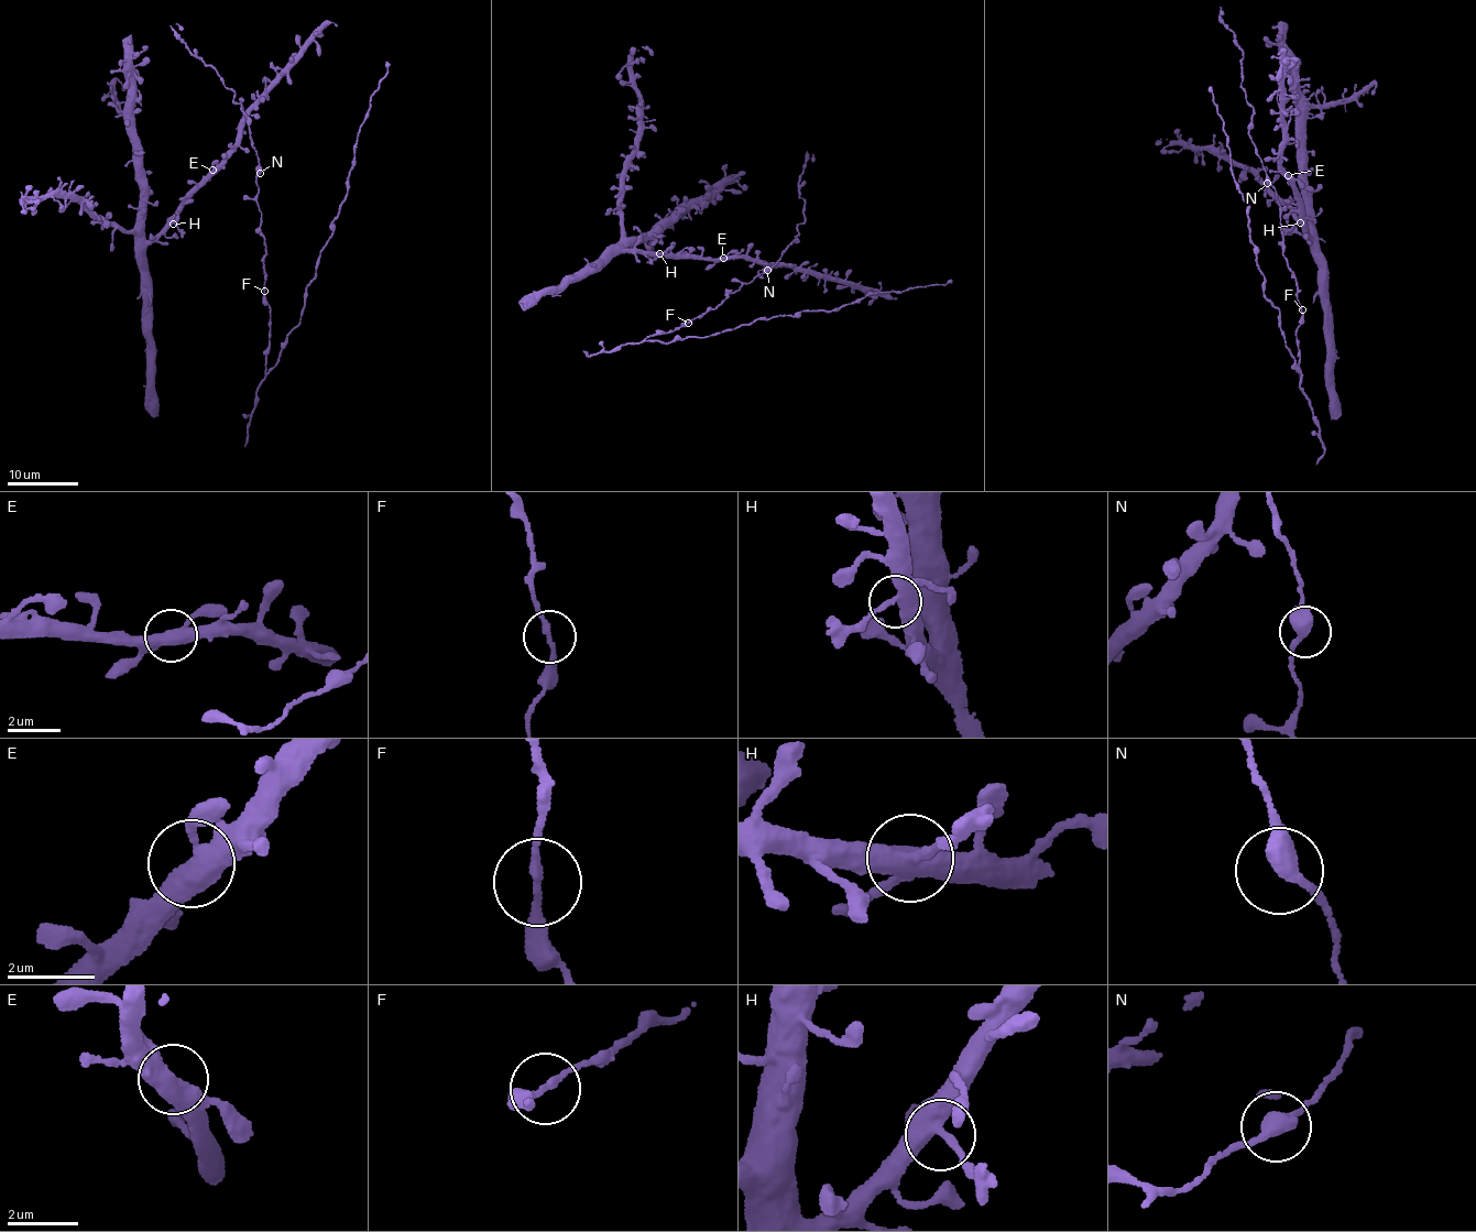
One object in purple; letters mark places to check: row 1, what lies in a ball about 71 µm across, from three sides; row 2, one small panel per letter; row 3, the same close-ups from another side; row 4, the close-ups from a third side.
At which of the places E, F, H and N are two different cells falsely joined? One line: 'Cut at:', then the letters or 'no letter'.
Cut at: no letter

